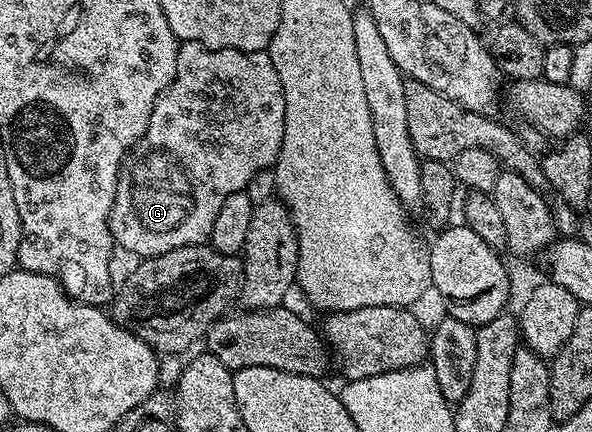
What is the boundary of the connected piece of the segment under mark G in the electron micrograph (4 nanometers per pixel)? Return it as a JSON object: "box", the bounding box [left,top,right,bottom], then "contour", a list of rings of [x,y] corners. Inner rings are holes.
{"box":[110,40,284,258],"contour":[[[183,40],[178,45],[178,53],[176,54],[176,78],[172,78],[170,85],[162,91],[160,98],[156,102],[156,106],[152,110],[152,118],[148,118],[148,130],[142,135],[140,140],[134,143],[134,147],[130,149],[130,155],[126,157],[122,171],[118,174],[118,185],[116,186],[116,198],[112,202],[112,210],[110,211],[110,232],[114,236],[114,243],[119,249],[122,248],[132,255],[138,256],[134,258],[145,258],[147,256],[159,256],[160,254],[168,254],[168,250],[179,248],[180,246],[192,246],[193,244],[201,244],[209,241],[210,231],[212,230],[212,222],[216,222],[216,214],[220,211],[220,206],[224,206],[224,198],[228,198],[228,194],[236,194],[237,192],[246,191],[248,182],[252,182],[252,178],[256,178],[256,174],[273,169],[278,163],[278,155],[280,154],[280,146],[284,142],[284,90],[280,82],[280,74],[276,74],[276,66],[272,66],[272,58],[269,51],[264,52],[241,52],[240,50],[228,50],[227,48],[206,48],[202,44],[197,44],[191,40]]]}

